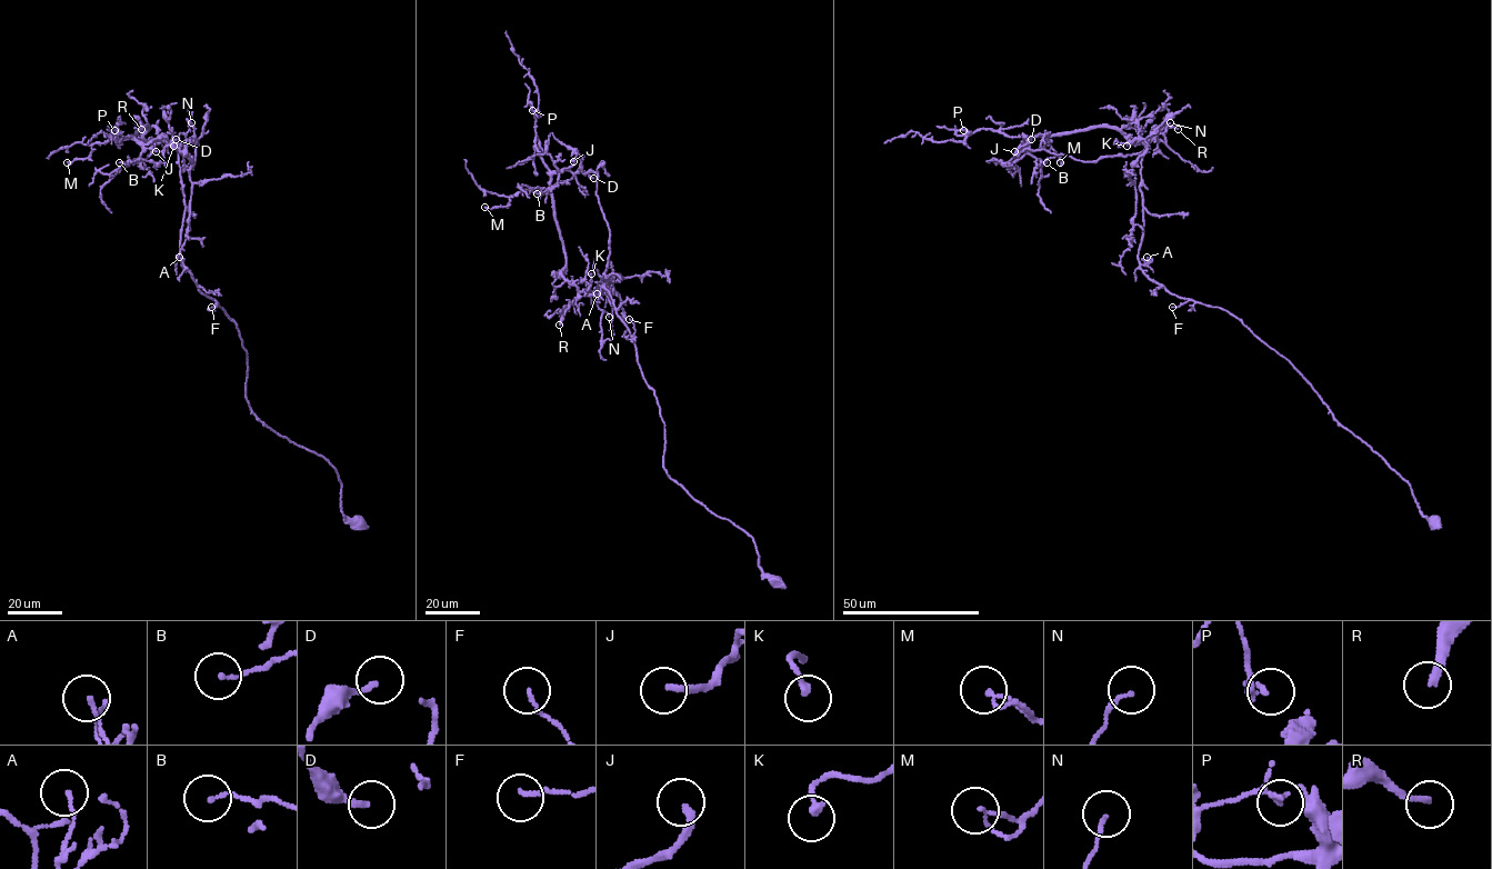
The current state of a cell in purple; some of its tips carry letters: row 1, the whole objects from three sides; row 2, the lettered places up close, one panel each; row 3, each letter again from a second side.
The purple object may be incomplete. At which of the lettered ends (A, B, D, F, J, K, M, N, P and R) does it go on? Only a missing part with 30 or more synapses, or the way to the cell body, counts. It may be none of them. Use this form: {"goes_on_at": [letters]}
{"goes_on_at": ["R"]}

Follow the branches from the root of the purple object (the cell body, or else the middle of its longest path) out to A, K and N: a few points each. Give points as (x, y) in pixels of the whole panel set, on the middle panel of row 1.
A: (778, 581), (759, 567), (750, 536), (667, 475), (664, 422), (654, 391), (609, 292), (602, 287), (597, 293)
K: (778, 581), (759, 567), (750, 536), (667, 475), (654, 391), (609, 292), (599, 285), (586, 292), (591, 273)
N: (778, 581), (759, 567), (750, 536), (667, 475), (654, 391), (629, 329), (598, 285), (597, 305), (609, 317)

